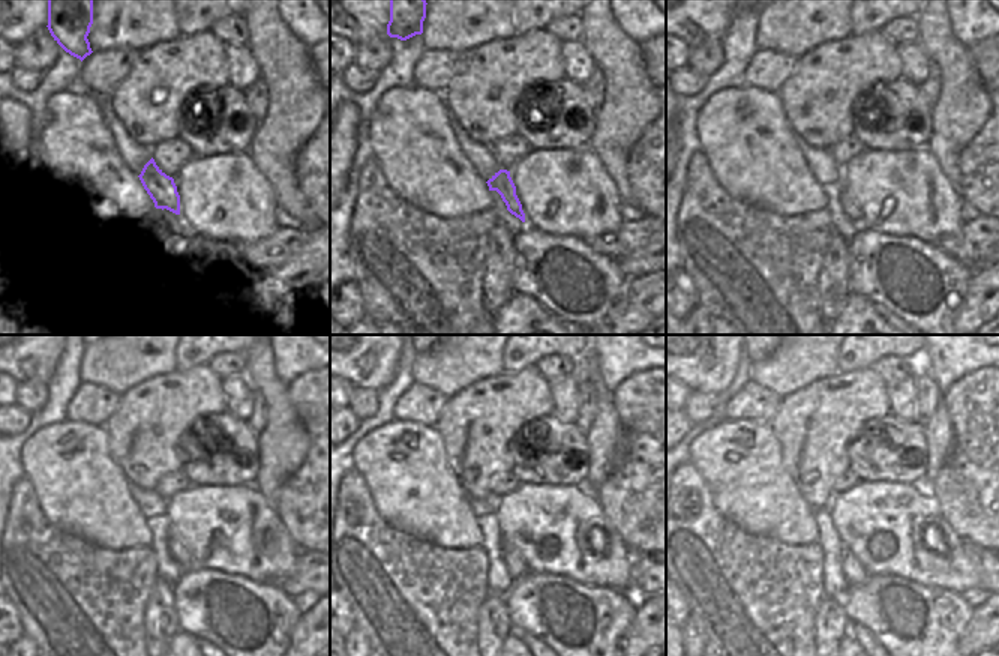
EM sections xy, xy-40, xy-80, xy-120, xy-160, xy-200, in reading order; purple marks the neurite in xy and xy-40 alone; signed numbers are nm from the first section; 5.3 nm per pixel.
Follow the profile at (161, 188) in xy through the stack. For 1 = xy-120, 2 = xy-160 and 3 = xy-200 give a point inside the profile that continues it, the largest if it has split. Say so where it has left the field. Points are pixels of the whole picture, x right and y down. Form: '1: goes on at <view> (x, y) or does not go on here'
1: goes on at xy-120 (176, 548)
2: goes on at xy-160 (516, 568)
3: goes on at xy-200 (854, 574)

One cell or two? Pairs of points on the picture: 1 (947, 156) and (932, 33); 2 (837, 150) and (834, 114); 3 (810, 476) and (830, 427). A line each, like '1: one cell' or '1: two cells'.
1: one cell
2: two cells
3: one cell

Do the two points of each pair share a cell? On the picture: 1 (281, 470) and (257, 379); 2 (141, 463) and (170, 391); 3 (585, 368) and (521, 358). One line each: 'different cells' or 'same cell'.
1: same cell
2: same cell
3: different cells

